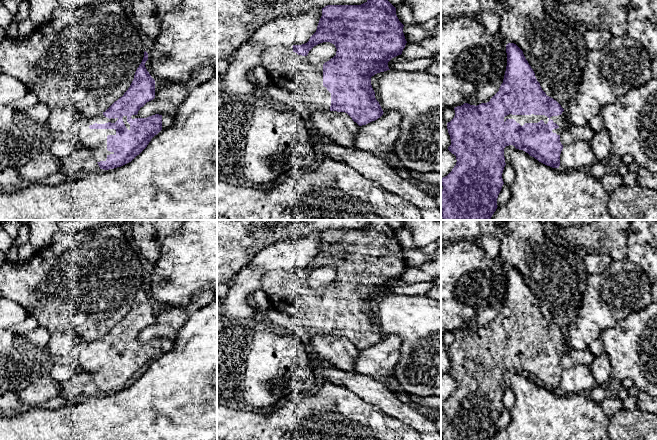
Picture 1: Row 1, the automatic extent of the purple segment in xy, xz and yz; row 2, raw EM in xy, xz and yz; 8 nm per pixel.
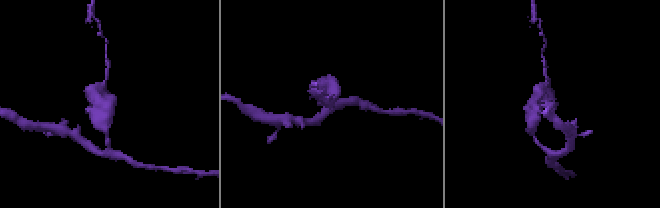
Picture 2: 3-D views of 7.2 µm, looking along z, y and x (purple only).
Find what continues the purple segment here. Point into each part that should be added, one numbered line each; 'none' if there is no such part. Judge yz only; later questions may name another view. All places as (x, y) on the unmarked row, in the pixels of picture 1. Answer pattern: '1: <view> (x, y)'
1: yz (521, 343)

